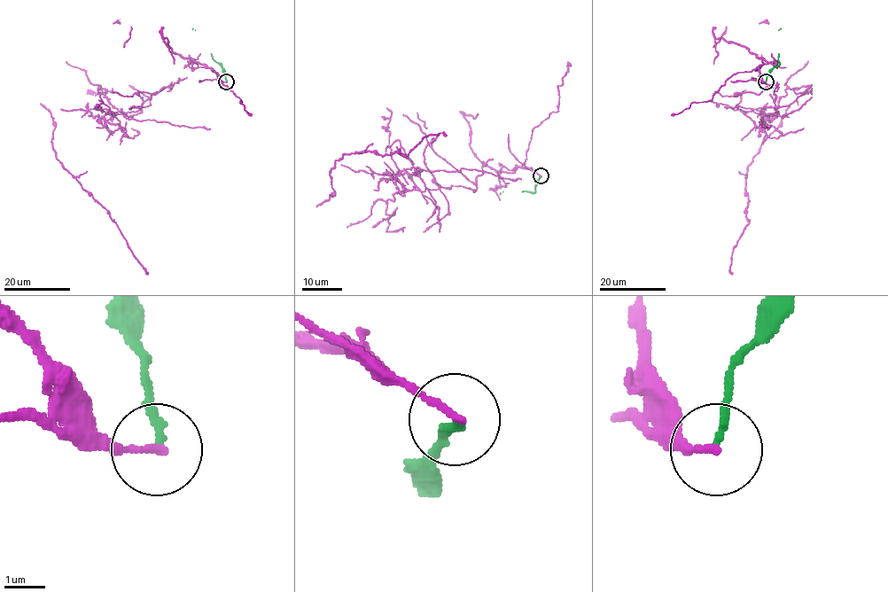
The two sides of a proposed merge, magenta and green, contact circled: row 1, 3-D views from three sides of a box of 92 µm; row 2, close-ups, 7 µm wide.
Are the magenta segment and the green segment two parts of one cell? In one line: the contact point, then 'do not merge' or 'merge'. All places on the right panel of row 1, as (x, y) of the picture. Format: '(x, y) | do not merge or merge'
(766, 81) | do not merge

